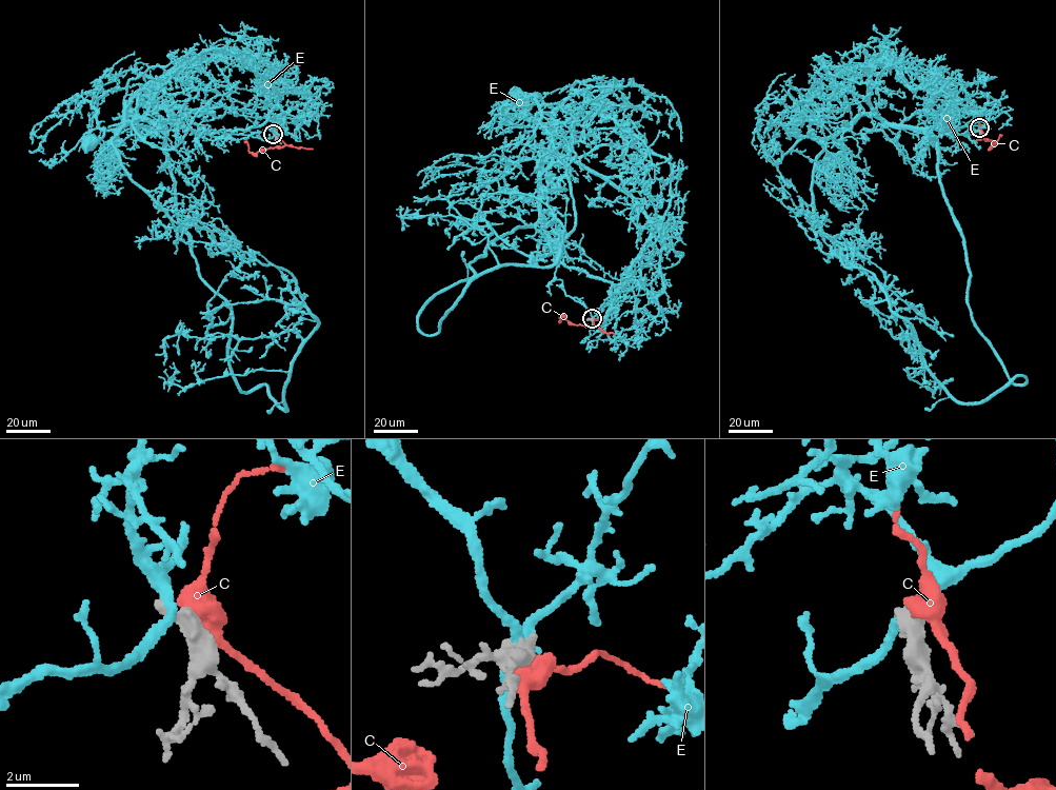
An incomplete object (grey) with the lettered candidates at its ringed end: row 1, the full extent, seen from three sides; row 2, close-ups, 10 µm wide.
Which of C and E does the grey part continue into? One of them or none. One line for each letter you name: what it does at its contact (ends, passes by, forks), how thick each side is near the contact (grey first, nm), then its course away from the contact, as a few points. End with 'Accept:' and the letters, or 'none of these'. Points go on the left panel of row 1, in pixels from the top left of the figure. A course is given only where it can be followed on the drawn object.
Accept: none of these

